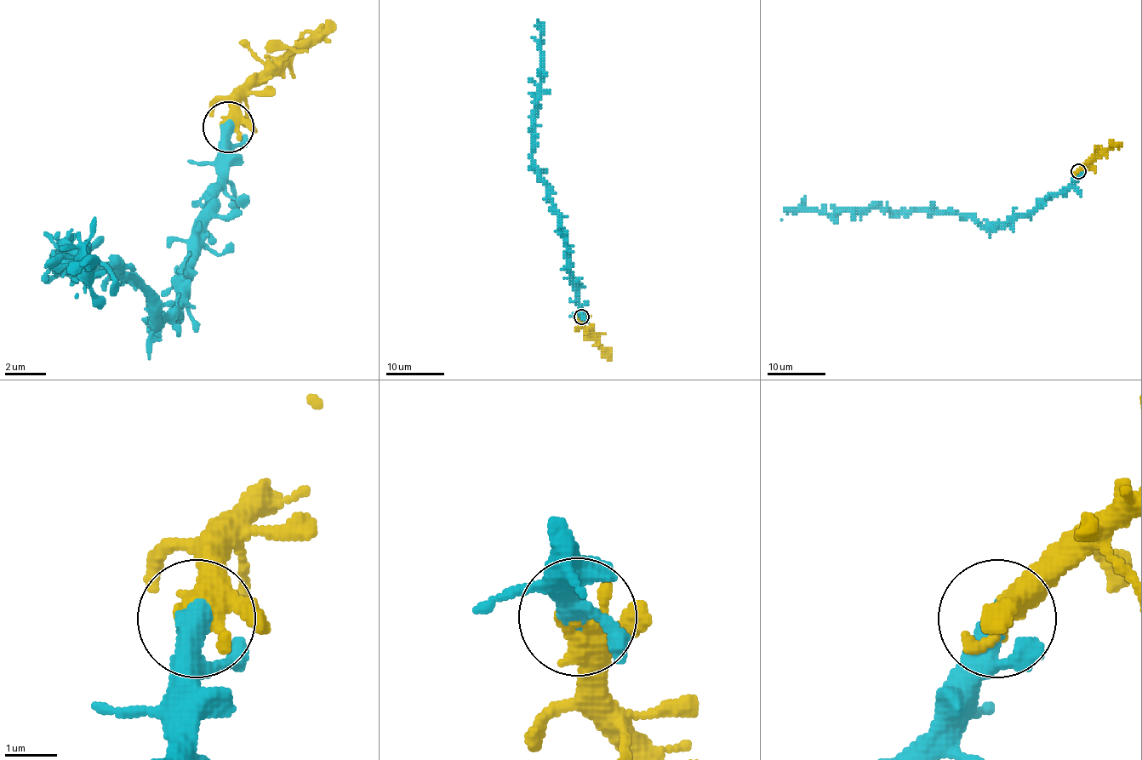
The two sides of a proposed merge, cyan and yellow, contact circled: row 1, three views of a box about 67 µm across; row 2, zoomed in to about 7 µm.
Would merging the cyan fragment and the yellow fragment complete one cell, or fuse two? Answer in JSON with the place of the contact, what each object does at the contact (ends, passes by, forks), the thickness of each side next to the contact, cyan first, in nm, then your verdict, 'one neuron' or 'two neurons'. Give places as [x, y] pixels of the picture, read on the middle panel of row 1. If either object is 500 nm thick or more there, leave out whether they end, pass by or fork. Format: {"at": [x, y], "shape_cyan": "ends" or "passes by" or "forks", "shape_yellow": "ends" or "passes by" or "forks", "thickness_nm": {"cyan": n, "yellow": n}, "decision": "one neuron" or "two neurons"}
{"at": [581, 317], "shape_cyan": "passes by", "shape_yellow": "forks", "thickness_nm": {"cyan": 400, "yellow": 300}, "decision": "one neuron"}

